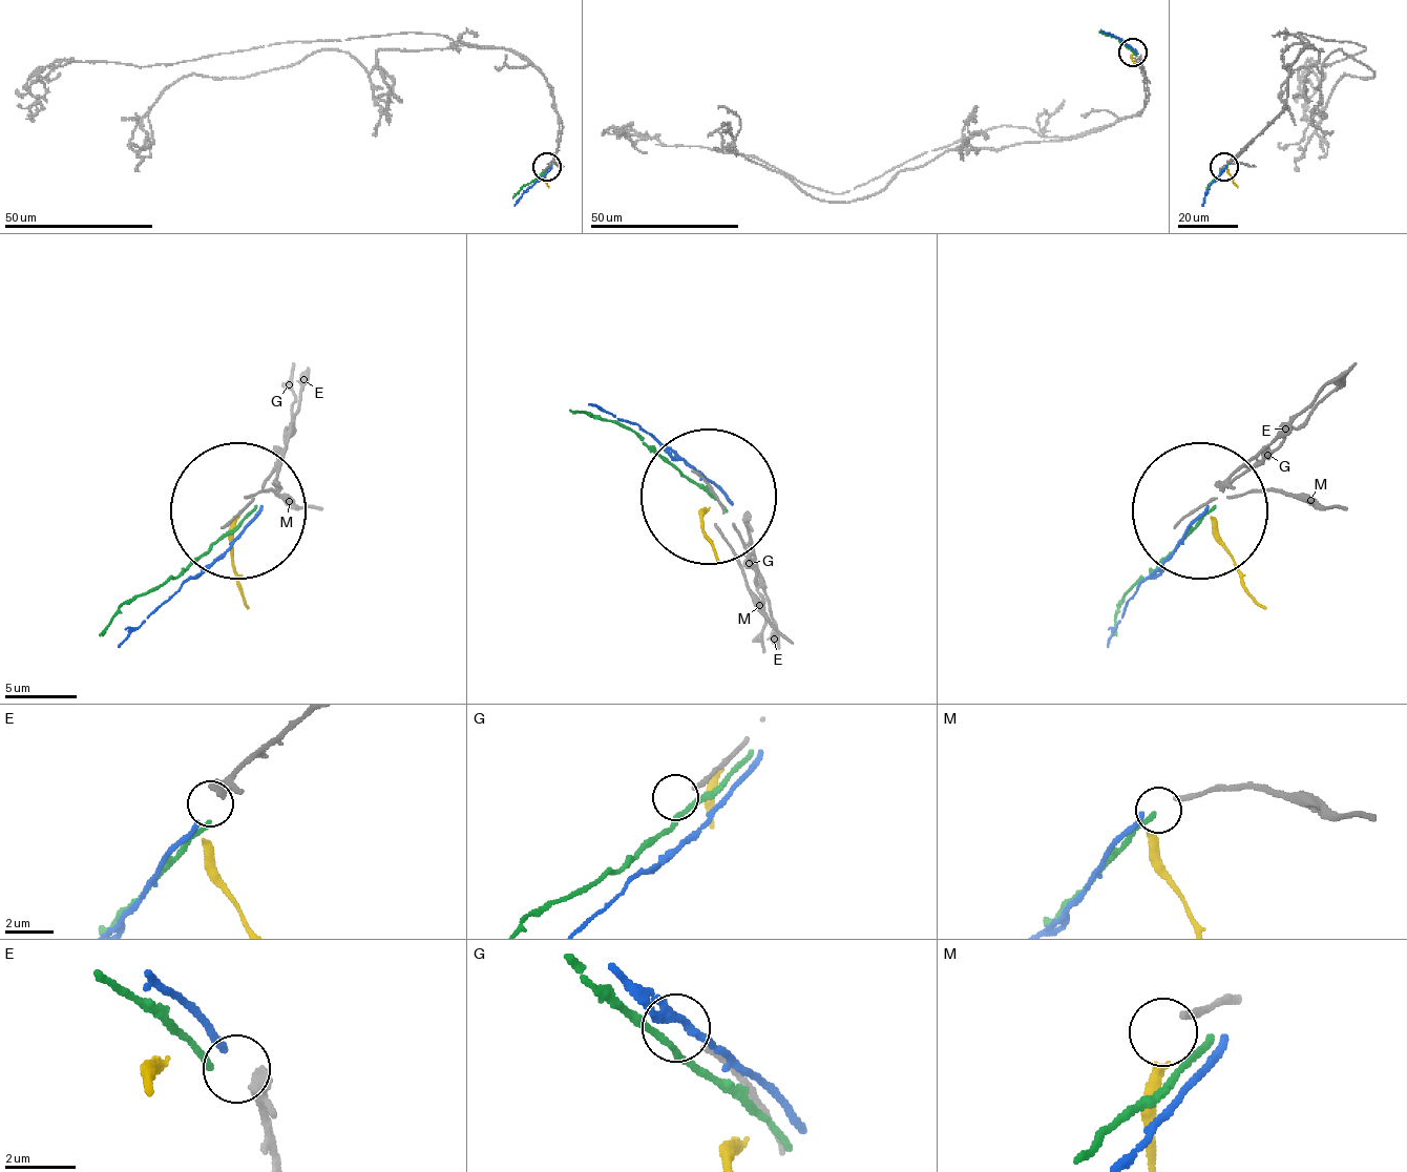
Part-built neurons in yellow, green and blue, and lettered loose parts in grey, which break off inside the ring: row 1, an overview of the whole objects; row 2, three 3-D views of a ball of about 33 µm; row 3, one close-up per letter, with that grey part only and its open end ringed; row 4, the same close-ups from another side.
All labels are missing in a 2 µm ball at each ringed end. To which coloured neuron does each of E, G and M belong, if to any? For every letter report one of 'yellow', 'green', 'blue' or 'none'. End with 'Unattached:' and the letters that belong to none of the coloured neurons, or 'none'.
E: blue
G: none
M: none
Unattached: G, M

